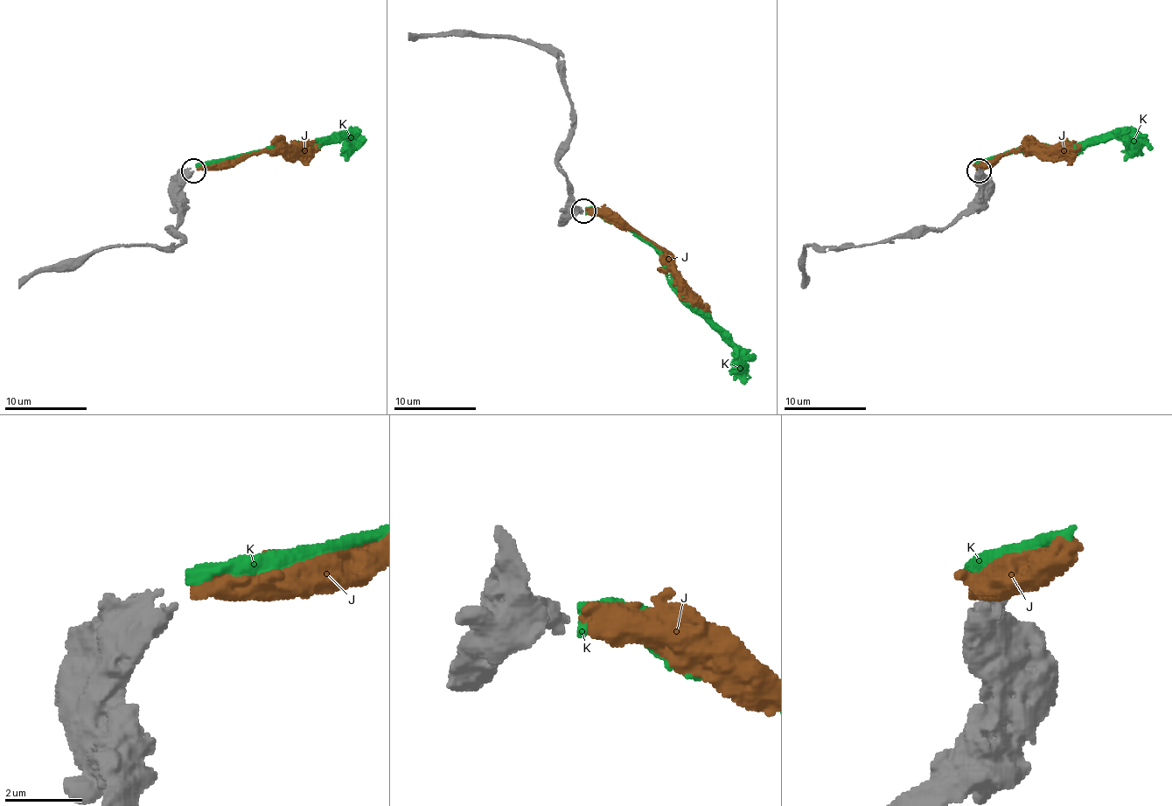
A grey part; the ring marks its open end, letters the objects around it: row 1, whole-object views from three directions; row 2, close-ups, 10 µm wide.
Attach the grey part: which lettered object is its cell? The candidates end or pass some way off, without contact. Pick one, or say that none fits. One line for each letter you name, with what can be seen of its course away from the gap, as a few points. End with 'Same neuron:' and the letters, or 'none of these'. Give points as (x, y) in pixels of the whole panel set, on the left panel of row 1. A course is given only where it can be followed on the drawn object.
J: via (197, 170), (232, 167), (253, 155), (271, 150), (317, 150), (320, 147)
Same neuron: J

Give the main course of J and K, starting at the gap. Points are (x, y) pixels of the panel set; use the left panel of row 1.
J: (197, 170), (232, 167), (253, 155), (271, 150), (317, 150), (320, 147)
K: (195, 167), (277, 147), (314, 149), (345, 138), (355, 149)

